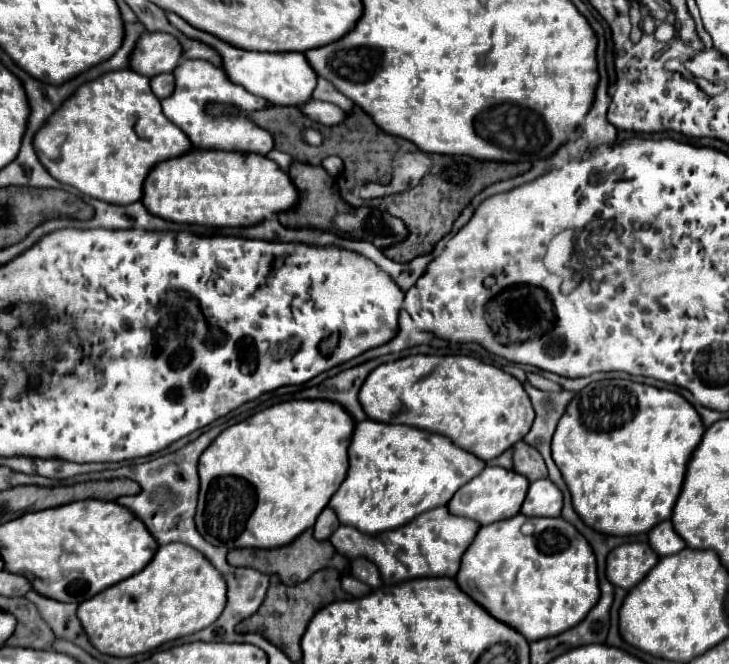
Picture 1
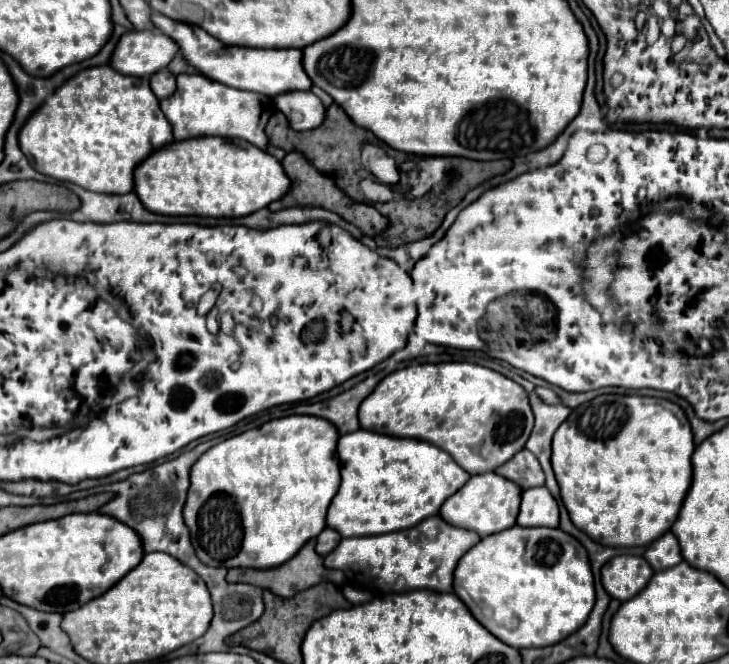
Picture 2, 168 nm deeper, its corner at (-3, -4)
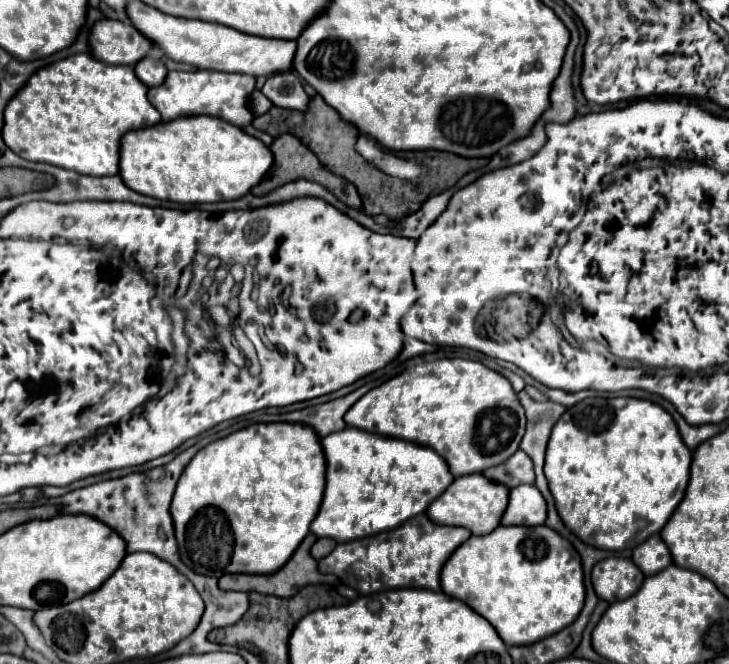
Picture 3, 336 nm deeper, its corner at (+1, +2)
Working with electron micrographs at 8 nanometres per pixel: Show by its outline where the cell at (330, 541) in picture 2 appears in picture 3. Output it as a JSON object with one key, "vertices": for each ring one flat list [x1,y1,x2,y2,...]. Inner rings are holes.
{"vertices":[[317,538,317,542,313,544,313,548,311,548,311,556,315,558,315,560,321,560,323,556,327,556,333,548,335,548,335,540,333,538]]}

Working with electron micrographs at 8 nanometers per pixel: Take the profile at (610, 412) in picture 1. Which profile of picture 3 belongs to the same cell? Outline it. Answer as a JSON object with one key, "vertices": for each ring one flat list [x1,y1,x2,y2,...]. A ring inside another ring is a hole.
{"vertices":[[585,398,557,420,545,456,545,476,559,516,585,544,603,550,635,548,647,536,661,532,689,482,691,450,681,440,673,416,659,404,641,398]]}

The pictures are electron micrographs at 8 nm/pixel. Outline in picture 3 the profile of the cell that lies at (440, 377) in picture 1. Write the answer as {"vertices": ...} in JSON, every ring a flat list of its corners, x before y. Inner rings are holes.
{"vertices":[[463,358,425,360,367,392,349,408,347,426,419,442,443,456,453,476,483,472,519,450,525,412,511,382,481,362]]}

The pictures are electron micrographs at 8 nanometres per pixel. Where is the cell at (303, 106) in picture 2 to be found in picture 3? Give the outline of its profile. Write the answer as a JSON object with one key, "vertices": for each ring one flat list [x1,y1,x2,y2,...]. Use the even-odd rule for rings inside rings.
{"vertices":[[291,72,273,74,271,78,267,78,261,92,275,106,281,106,281,108,287,108,287,110,305,112,307,106,309,106,309,96,305,94,299,78,295,74,291,74]]}

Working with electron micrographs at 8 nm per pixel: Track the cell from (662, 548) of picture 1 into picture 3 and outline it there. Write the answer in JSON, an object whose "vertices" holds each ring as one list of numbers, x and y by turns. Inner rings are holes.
{"vertices":[[655,534,655,536,647,538,643,544,639,544,633,550,633,560,635,560,635,564,639,564,639,568,643,568,645,576,661,572,663,568,667,568,673,562,669,548,659,534]]}

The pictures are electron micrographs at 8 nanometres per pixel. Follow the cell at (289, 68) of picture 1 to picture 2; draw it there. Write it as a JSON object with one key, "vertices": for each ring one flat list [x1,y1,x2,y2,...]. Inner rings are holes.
{"vertices":[[159,12,151,14,151,22,157,30,161,30,163,34,167,34,179,44,183,58,191,66,195,66,203,76,215,82,223,82,225,86,231,86,231,88,251,90,267,96,277,96,289,90,311,88,311,80,301,66,301,58,303,58,301,50,251,50,247,46,227,46,217,38,211,38,211,34,207,34,203,28,195,24,175,22]]}

